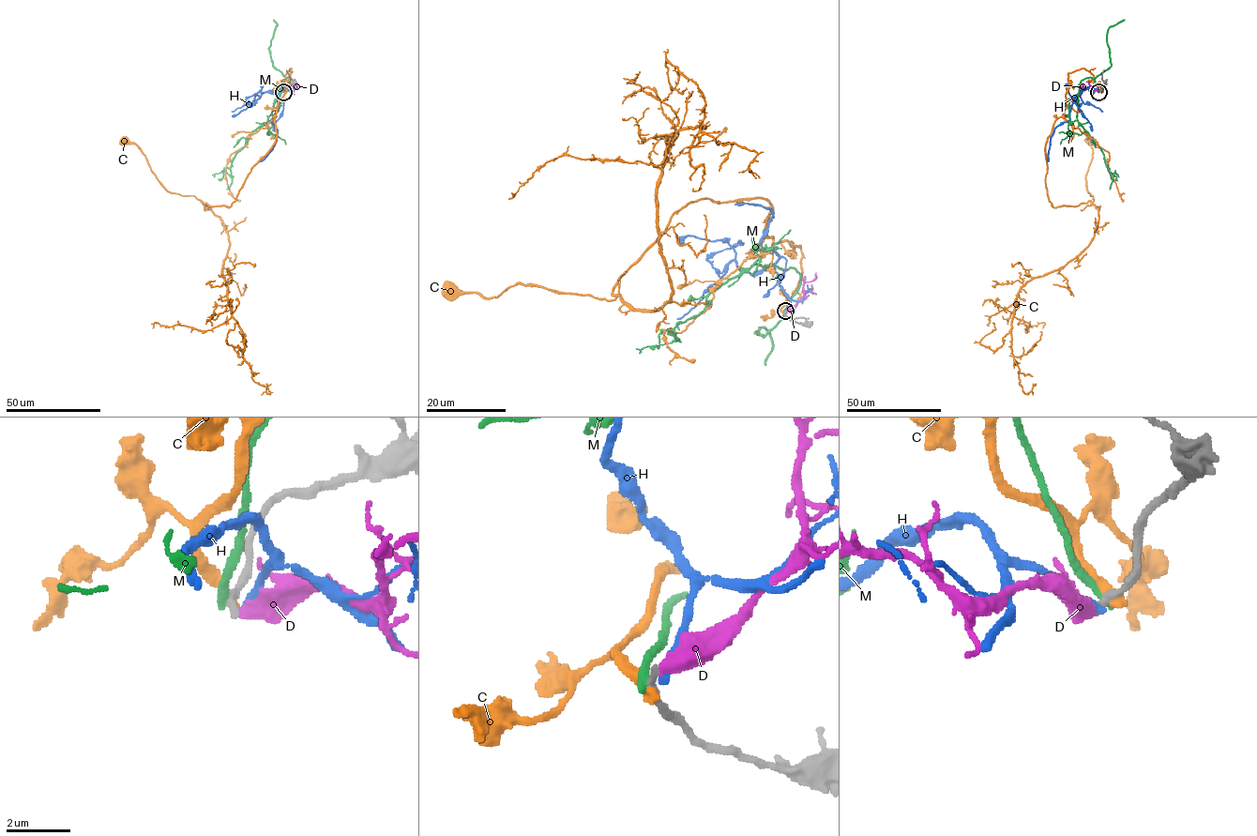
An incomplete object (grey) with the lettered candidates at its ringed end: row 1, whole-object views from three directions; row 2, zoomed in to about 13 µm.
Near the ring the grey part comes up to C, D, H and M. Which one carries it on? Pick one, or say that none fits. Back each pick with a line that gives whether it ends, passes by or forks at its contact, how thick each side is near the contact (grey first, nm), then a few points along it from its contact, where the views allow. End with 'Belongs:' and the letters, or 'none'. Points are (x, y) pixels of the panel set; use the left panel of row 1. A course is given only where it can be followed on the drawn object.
Belongs: none

